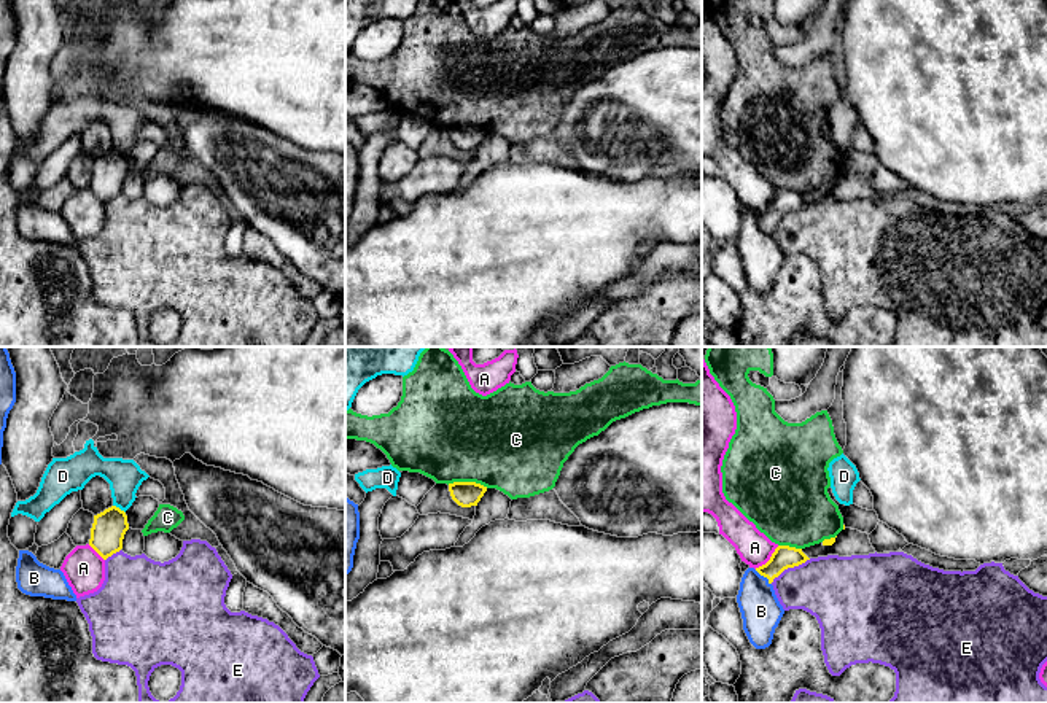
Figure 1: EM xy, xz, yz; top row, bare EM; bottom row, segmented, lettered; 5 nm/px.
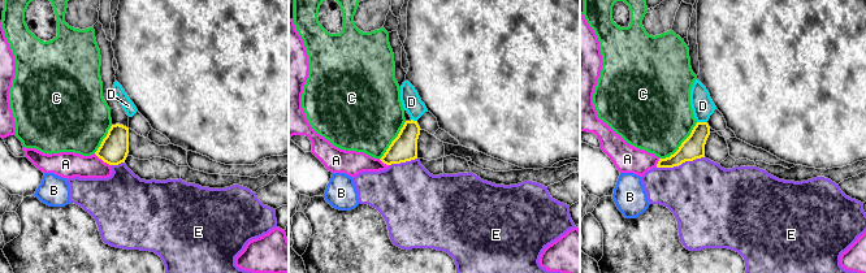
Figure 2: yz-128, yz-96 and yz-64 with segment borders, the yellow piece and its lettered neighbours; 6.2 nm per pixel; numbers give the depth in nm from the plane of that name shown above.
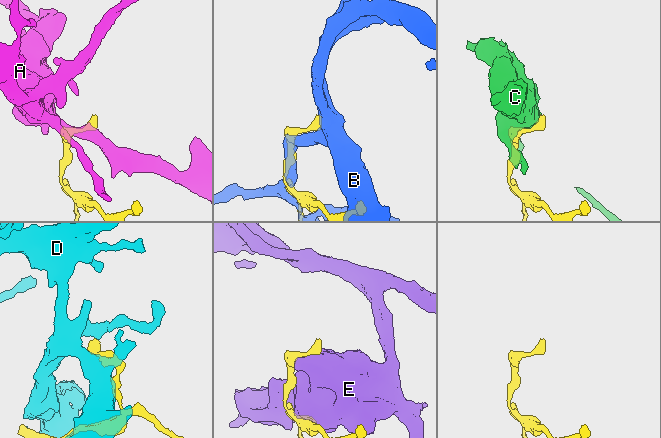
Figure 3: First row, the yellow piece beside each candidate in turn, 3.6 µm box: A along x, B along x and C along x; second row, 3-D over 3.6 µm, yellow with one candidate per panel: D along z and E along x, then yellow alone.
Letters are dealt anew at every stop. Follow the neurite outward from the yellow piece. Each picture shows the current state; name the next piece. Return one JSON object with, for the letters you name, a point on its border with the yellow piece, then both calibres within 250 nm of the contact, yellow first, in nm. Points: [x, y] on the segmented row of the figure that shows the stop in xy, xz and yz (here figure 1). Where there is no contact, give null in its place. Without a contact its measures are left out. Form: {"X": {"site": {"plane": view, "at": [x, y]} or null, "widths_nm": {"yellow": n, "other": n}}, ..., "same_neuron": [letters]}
{"same_neuron": []}

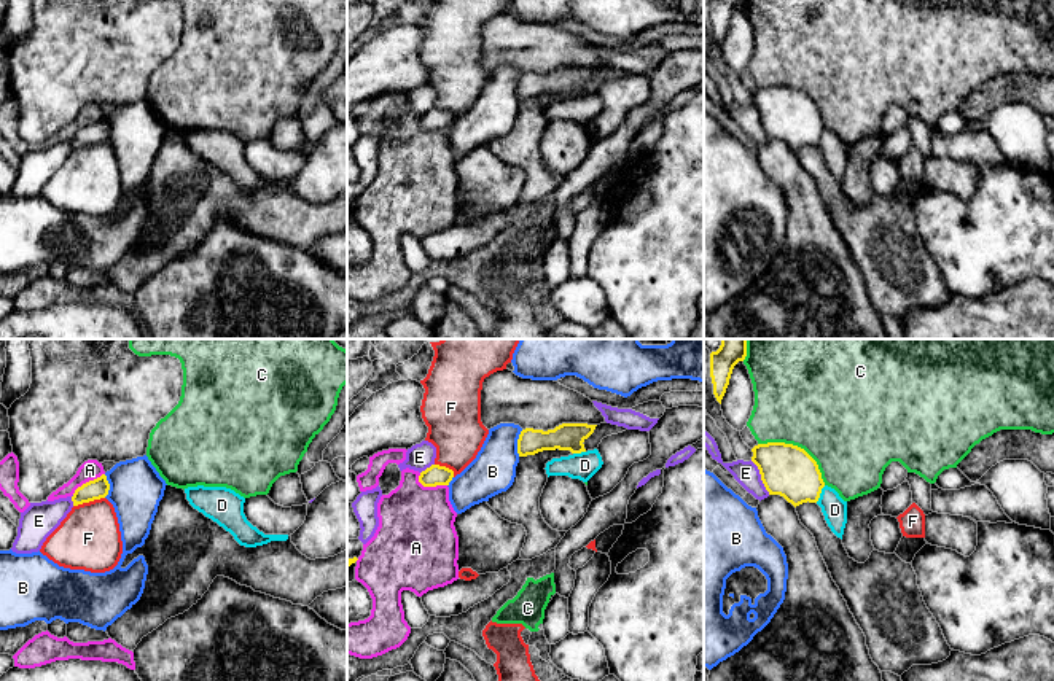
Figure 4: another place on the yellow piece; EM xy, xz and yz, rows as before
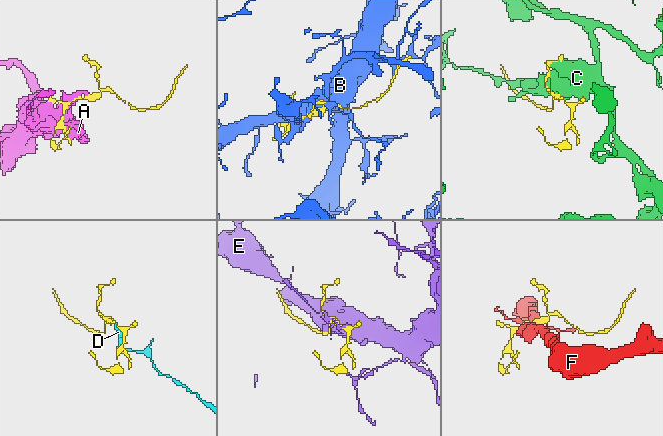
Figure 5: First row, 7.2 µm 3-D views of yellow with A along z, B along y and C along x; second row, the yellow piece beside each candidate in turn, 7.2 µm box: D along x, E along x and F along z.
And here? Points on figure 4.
{"same_neuron": []}

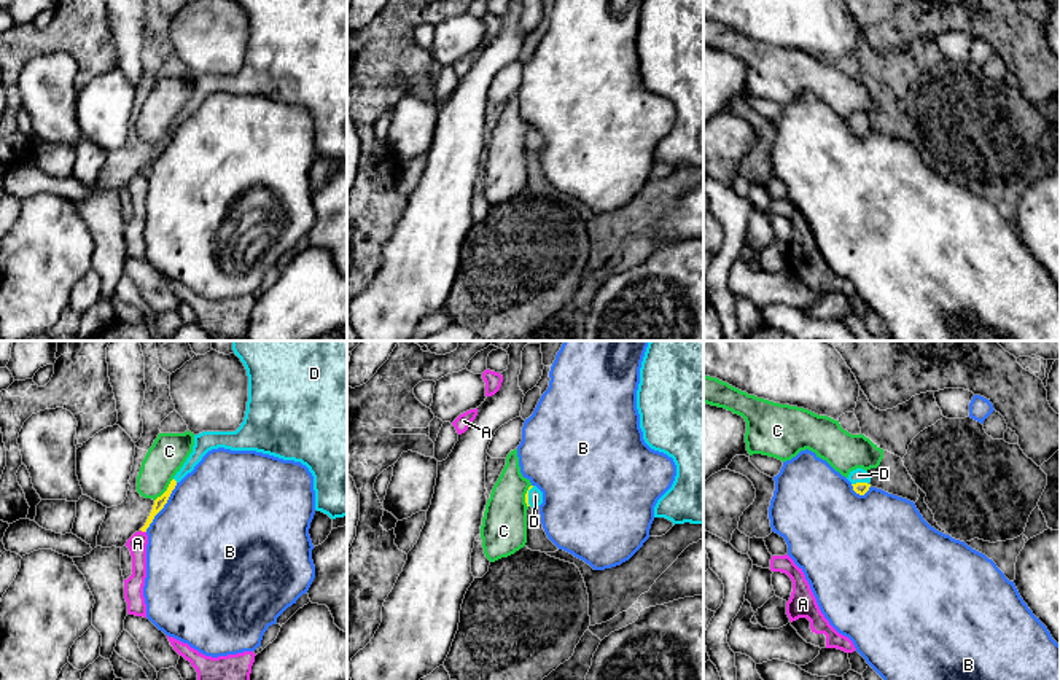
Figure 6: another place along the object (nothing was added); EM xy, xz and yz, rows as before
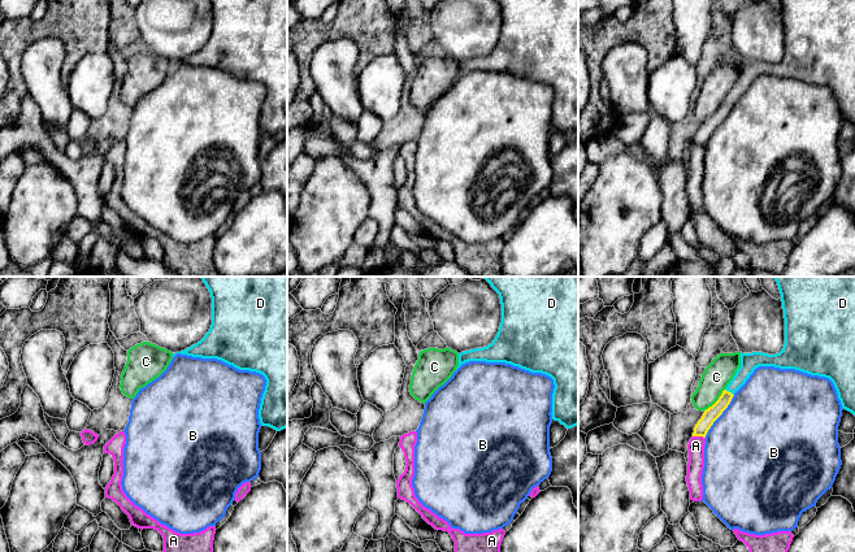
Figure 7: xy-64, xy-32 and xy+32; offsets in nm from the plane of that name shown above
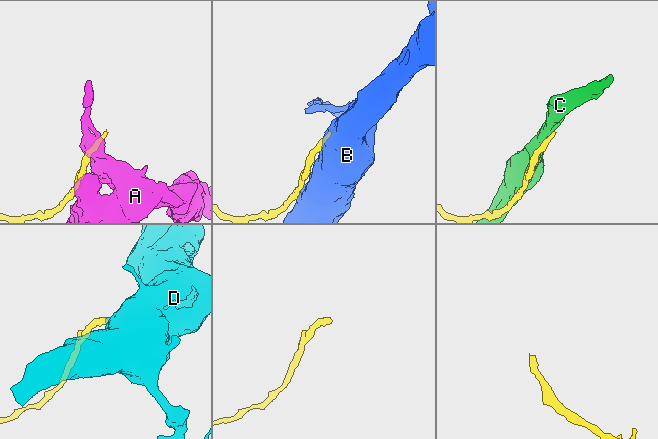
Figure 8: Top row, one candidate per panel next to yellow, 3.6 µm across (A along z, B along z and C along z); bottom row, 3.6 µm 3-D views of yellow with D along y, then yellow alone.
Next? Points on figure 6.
{"D": {"site": {"plane": "yz", "at": [860, 483]}, "widths_nm": {"yellow": 60, "other": 70}}, "same_neuron": ["D"]}

